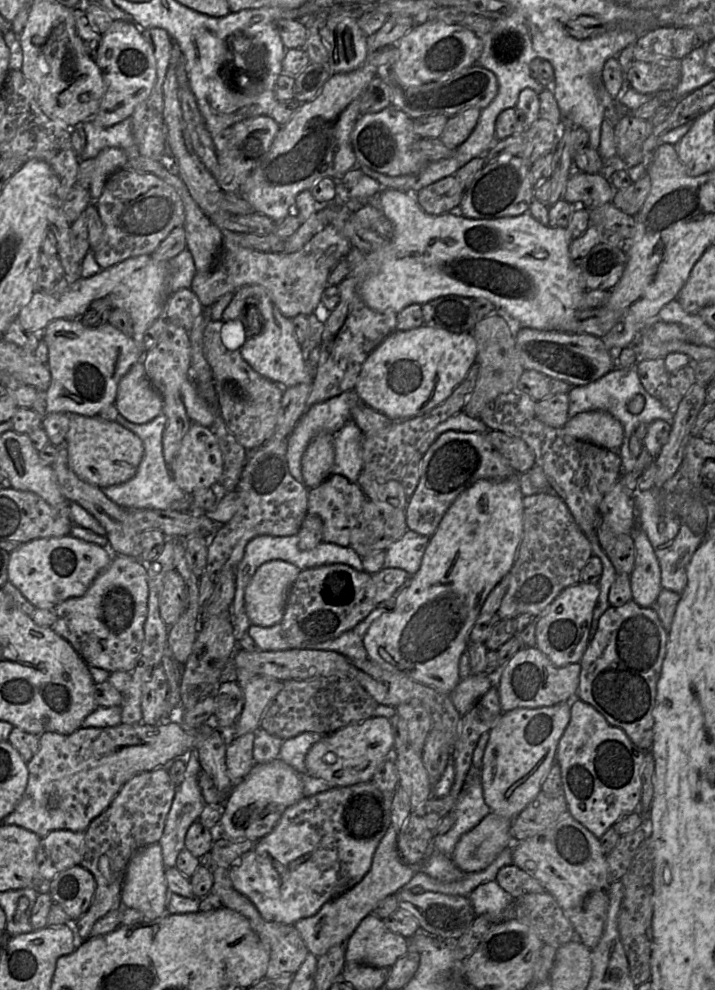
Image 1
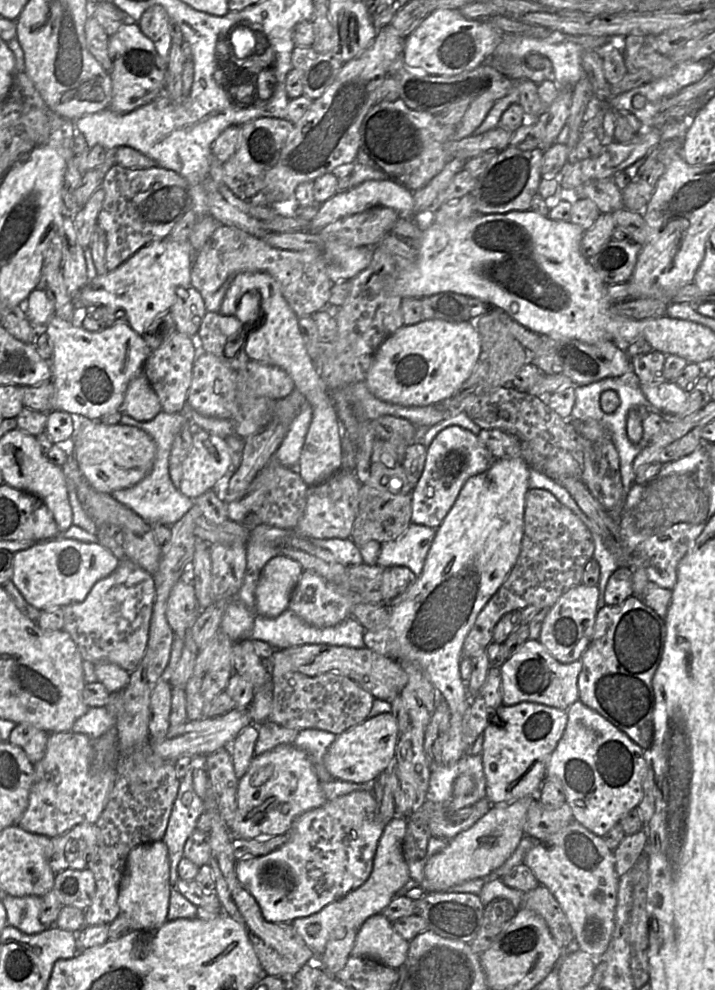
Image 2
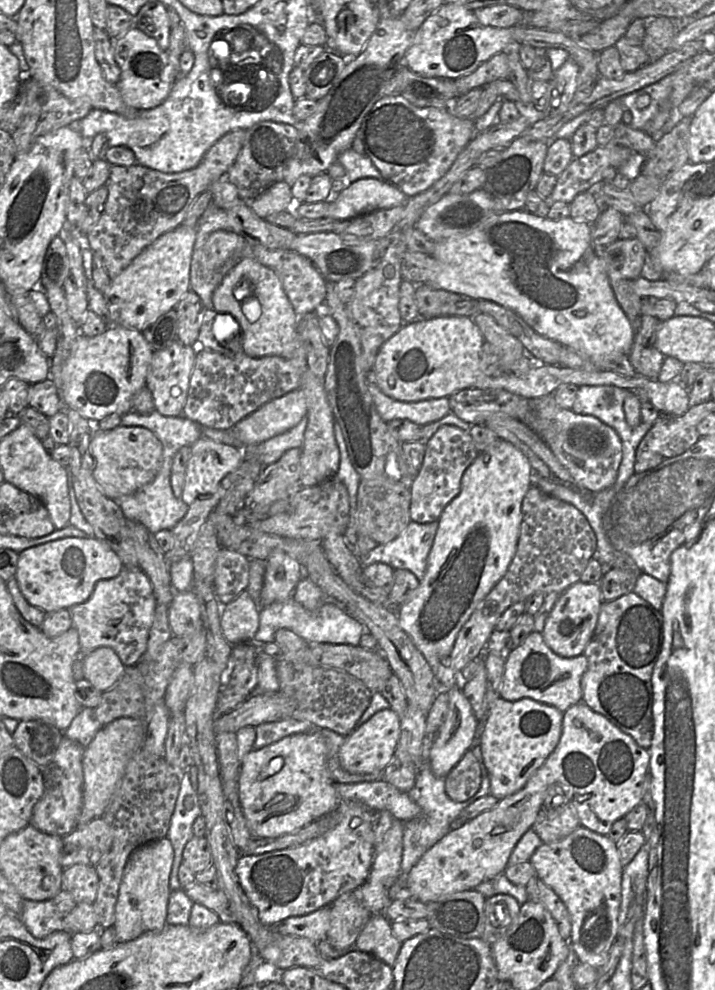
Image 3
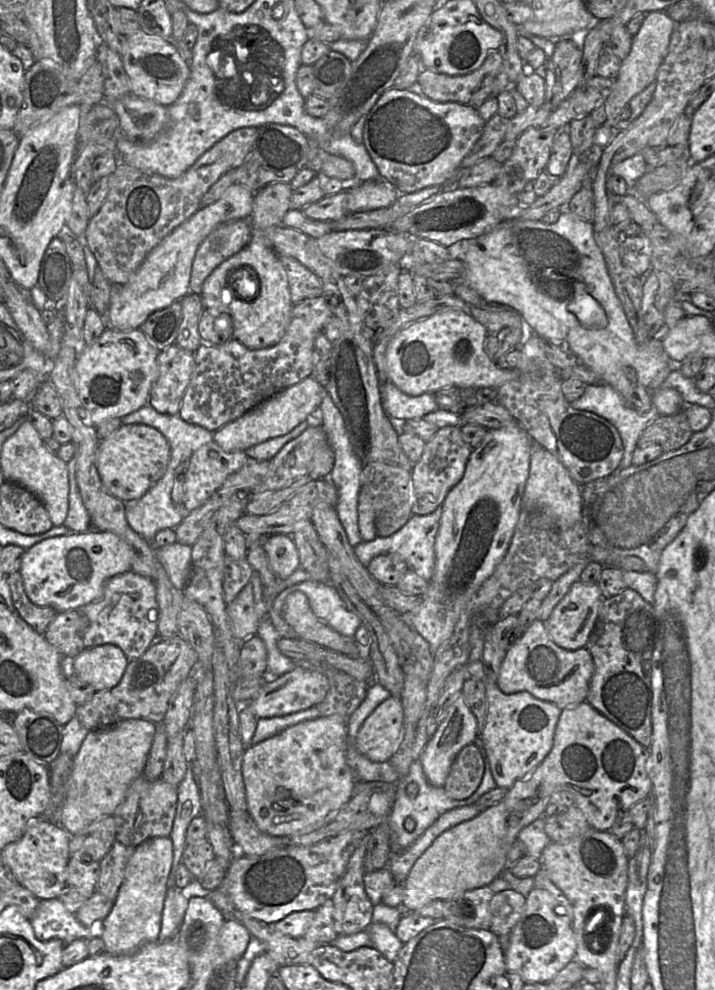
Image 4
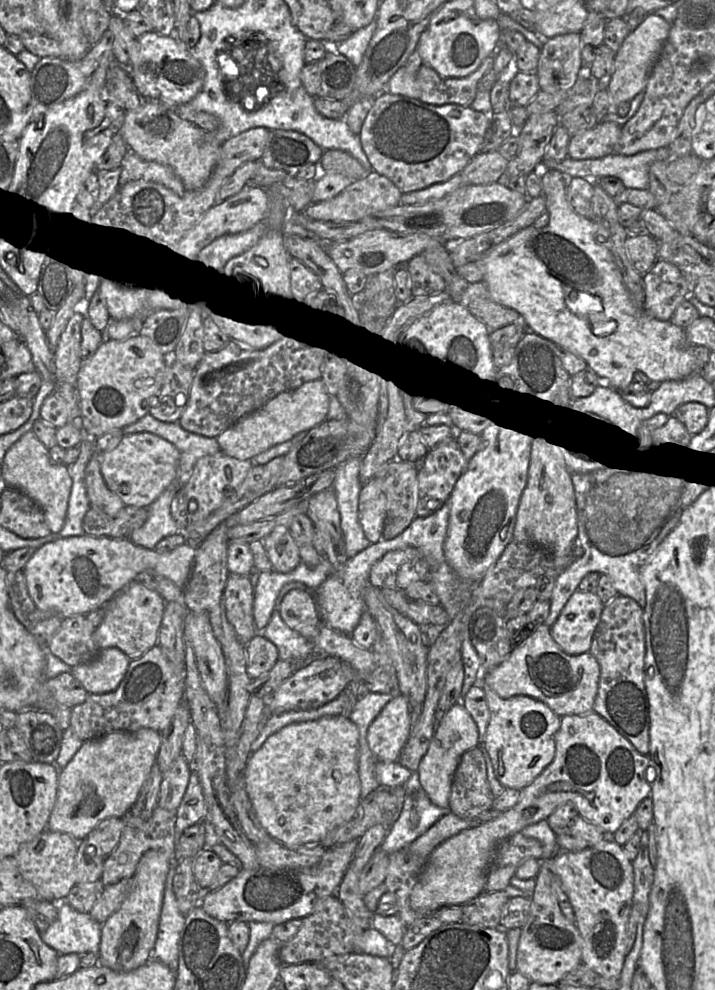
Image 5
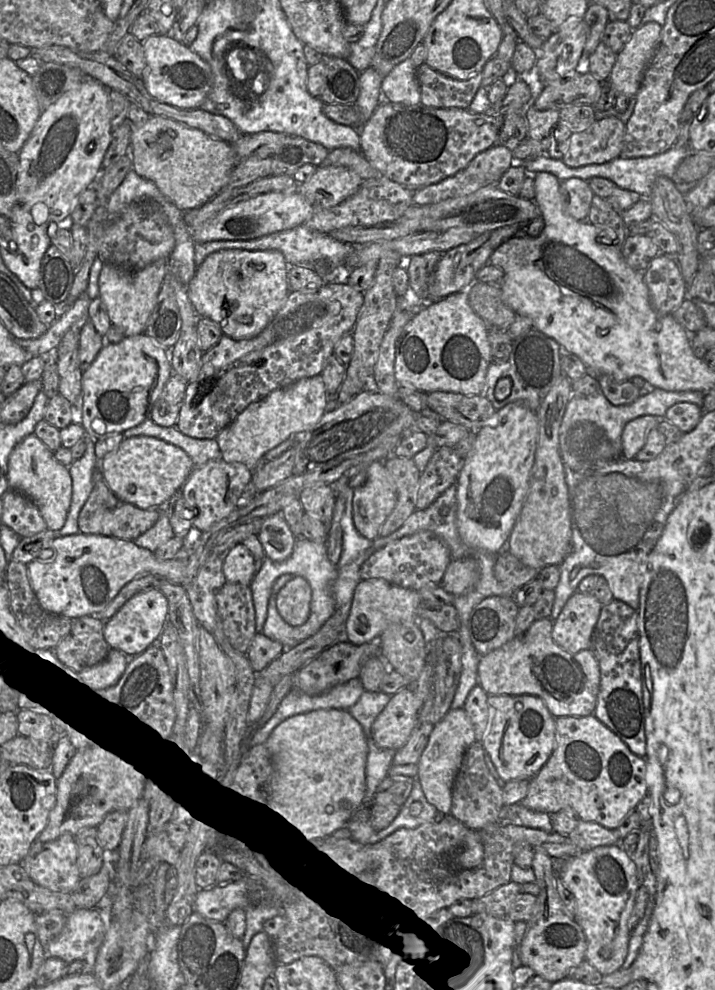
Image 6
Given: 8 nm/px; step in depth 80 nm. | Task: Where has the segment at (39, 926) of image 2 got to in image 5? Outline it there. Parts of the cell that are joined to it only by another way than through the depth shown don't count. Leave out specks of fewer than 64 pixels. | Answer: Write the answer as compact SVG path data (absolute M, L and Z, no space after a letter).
M66 902L56 904L58 915L48 929L40 934L42 941L58 954L99 952L102 924L95 921L89 913L80 913Z

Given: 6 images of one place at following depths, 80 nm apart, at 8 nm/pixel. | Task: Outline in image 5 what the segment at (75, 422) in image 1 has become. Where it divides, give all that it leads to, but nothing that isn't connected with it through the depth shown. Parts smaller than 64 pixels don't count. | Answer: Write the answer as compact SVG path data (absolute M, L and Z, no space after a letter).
M150 433L123 435L111 450L102 453L101 474L110 491L126 506L146 508L171 484L176 476L179 450L168 440Z

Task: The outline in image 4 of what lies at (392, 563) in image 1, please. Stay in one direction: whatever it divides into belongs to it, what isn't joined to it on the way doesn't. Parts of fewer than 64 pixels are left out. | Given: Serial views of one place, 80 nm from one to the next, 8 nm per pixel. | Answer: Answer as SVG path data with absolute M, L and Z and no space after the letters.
M442 506L434 513L426 516L412 515L408 522L397 533L390 537L376 537L370 542L361 542L355 548L355 555L359 562L367 568L375 557L396 553L407 563L409 570L415 572L427 583L431 580L435 568L435 540L439 529Z

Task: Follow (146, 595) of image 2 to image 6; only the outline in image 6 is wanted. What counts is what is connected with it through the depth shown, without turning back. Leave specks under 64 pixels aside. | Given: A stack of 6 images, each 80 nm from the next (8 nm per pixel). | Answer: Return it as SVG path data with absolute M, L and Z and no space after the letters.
M157 589L144 590L130 598L109 620L103 621L103 636L110 647L122 652L129 660L143 653L162 632L168 614L165 596Z

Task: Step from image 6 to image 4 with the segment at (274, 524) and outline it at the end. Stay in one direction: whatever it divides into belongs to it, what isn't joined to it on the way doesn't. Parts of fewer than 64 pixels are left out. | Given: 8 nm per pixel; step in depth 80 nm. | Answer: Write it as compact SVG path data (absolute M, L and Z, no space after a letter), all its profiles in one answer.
M273 534L265 539L264 551L273 574L280 580L291 576L299 567L299 555L291 536Z

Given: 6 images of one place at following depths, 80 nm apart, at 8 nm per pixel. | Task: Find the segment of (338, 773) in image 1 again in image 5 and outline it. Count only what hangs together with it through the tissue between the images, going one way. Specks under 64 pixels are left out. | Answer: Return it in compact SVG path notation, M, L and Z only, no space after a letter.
M401 693L389 701L367 732L370 750L380 762L396 762L411 733L410 706Z

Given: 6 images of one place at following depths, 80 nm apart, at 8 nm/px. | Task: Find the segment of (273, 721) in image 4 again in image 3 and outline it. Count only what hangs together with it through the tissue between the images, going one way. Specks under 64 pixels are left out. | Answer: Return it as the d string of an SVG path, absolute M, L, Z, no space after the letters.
M286 718L274 722L266 722L256 726L256 738L253 749L261 749L293 734L313 731L314 725L308 721Z

